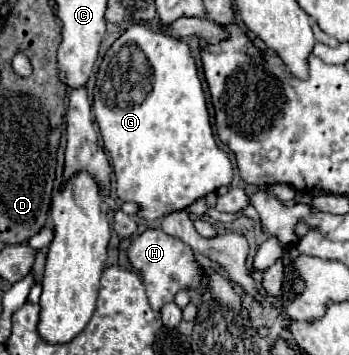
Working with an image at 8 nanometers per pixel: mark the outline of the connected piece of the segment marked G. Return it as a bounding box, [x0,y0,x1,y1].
[92,24,234,220]

